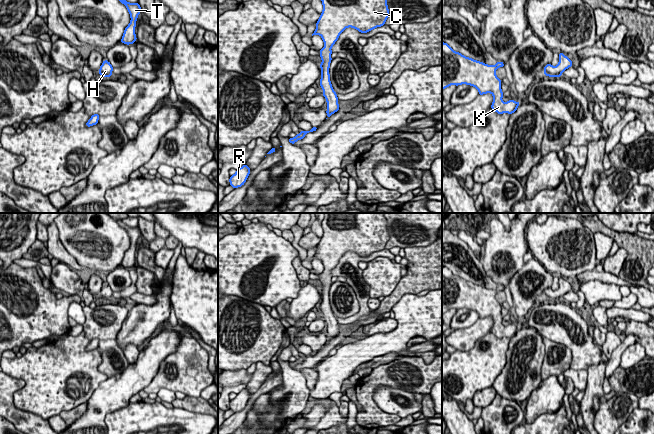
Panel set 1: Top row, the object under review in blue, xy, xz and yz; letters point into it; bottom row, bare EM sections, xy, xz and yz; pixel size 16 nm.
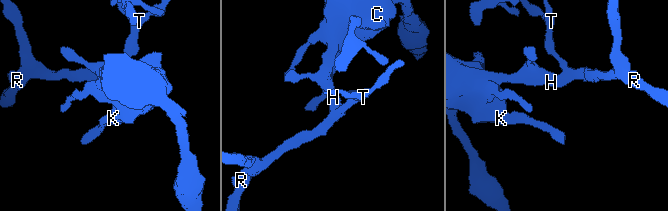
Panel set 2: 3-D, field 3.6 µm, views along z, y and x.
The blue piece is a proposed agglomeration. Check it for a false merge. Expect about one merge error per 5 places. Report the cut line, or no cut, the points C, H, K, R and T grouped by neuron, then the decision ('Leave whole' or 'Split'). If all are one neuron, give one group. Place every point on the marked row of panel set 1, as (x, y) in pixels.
No split. Groups: C H K R T. Leave whole

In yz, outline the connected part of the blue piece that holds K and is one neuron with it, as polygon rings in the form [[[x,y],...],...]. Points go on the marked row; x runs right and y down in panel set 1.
[[[442,42],[442,89],[450,85],[473,86],[478,89],[479,95],[493,95],[491,109],[495,112],[512,114],[520,101],[517,103],[513,99],[508,102],[502,100],[501,80],[495,73],[499,67],[504,67],[504,63],[498,61],[496,65],[487,65],[454,51],[447,43]]]

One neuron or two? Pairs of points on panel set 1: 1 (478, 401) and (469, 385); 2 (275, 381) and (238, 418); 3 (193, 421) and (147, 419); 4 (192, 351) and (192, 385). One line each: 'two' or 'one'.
1: two
2: one
3: one
4: one

